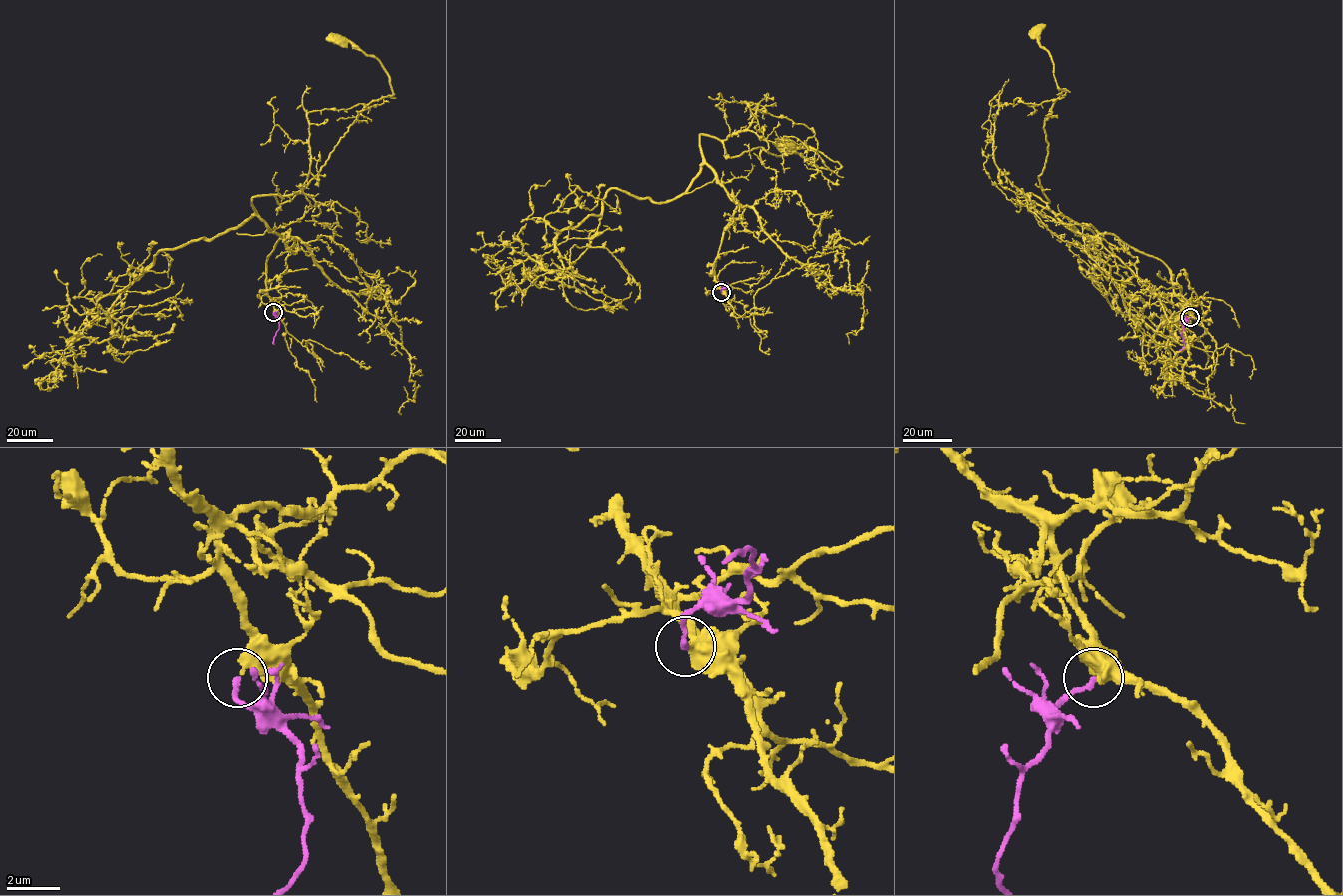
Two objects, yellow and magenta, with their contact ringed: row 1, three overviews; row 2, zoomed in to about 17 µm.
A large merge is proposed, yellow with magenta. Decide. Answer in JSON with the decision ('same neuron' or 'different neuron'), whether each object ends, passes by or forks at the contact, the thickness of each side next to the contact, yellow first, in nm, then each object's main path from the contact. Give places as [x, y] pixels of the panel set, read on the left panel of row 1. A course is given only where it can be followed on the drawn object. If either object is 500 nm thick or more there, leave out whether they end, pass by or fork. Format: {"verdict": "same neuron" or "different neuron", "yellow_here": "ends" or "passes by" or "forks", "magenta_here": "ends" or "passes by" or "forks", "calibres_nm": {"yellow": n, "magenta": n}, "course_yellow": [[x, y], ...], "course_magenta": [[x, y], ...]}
{"verdict": "same neuron", "calibres_nm": {"yellow": 500, "magenta": 200}, "course_yellow": [[273, 312], [266, 261], [288, 234], [252, 198], [290, 201], [393, 94], [376, 58], [336, 40]], "course_magenta": [[273, 312], [279, 325], [274, 344]]}

